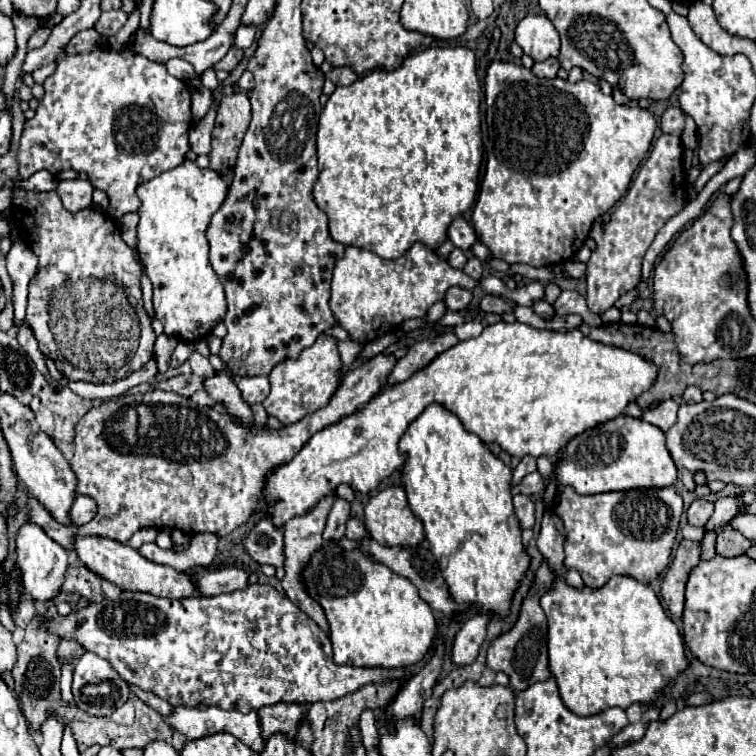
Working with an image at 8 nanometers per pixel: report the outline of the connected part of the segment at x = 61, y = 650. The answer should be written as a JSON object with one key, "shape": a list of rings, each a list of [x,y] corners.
{"shape":[[[60,639],[60,645],[58,645],[58,661],[60,663],[74,663],[78,651],[80,651],[80,643],[76,639]]]}

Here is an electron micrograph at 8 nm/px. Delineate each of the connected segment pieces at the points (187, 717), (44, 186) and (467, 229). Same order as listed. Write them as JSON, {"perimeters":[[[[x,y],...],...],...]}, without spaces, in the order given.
{"perimeters":[[[[178,705],[174,707],[174,711],[170,715],[164,717],[164,721],[178,733],[184,733],[188,739],[202,739],[206,735],[214,735],[214,733],[230,733],[234,737],[238,737],[242,743],[246,743],[248,747],[252,747],[254,751],[262,751],[264,749],[264,739],[260,739],[260,721],[256,711],[250,713],[240,713],[240,711],[224,711],[216,705],[210,705],[208,709],[204,705],[200,707],[186,707],[186,705]]],[[[36,171],[32,177],[26,181],[16,181],[20,187],[32,187],[34,191],[52,191],[58,187],[58,181],[52,173],[48,171]]],[[[456,217],[448,227],[448,239],[454,243],[454,247],[468,251],[476,243],[474,229],[466,223],[464,217]]]]}

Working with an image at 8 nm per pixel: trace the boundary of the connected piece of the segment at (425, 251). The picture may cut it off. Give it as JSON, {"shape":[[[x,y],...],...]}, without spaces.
{"shape":[[[414,243],[396,261],[380,259],[378,255],[358,249],[358,247],[346,247],[346,255],[334,267],[330,309],[336,319],[336,325],[346,329],[352,341],[364,345],[386,333],[392,333],[408,319],[426,317],[428,309],[436,301],[444,299],[446,291],[452,285],[468,287],[468,289],[480,285],[480,287],[484,287],[486,293],[504,295],[504,297],[512,299],[516,305],[526,305],[526,307],[530,307],[538,299],[544,299],[544,287],[538,281],[532,281],[516,291],[506,289],[506,285],[494,275],[486,277],[484,281],[482,279],[476,281],[476,279],[468,277],[464,271],[450,267],[448,261],[438,257],[424,243]]]}

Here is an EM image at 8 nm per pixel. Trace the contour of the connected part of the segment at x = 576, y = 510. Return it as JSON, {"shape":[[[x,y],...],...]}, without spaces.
{"shape":[[[672,485],[600,495],[576,495],[566,487],[558,503],[554,513],[562,519],[566,529],[564,565],[578,569],[588,587],[598,589],[612,575],[628,575],[640,583],[650,583],[668,567],[684,511],[684,501]]]}

